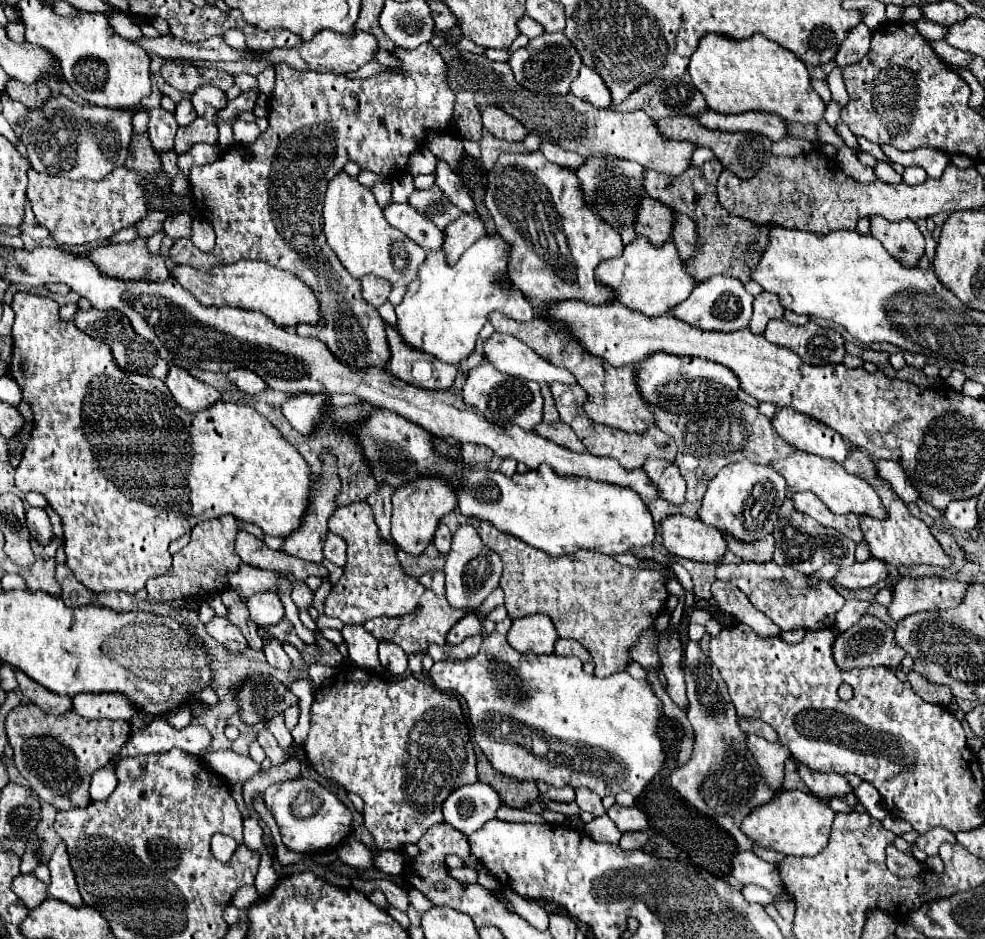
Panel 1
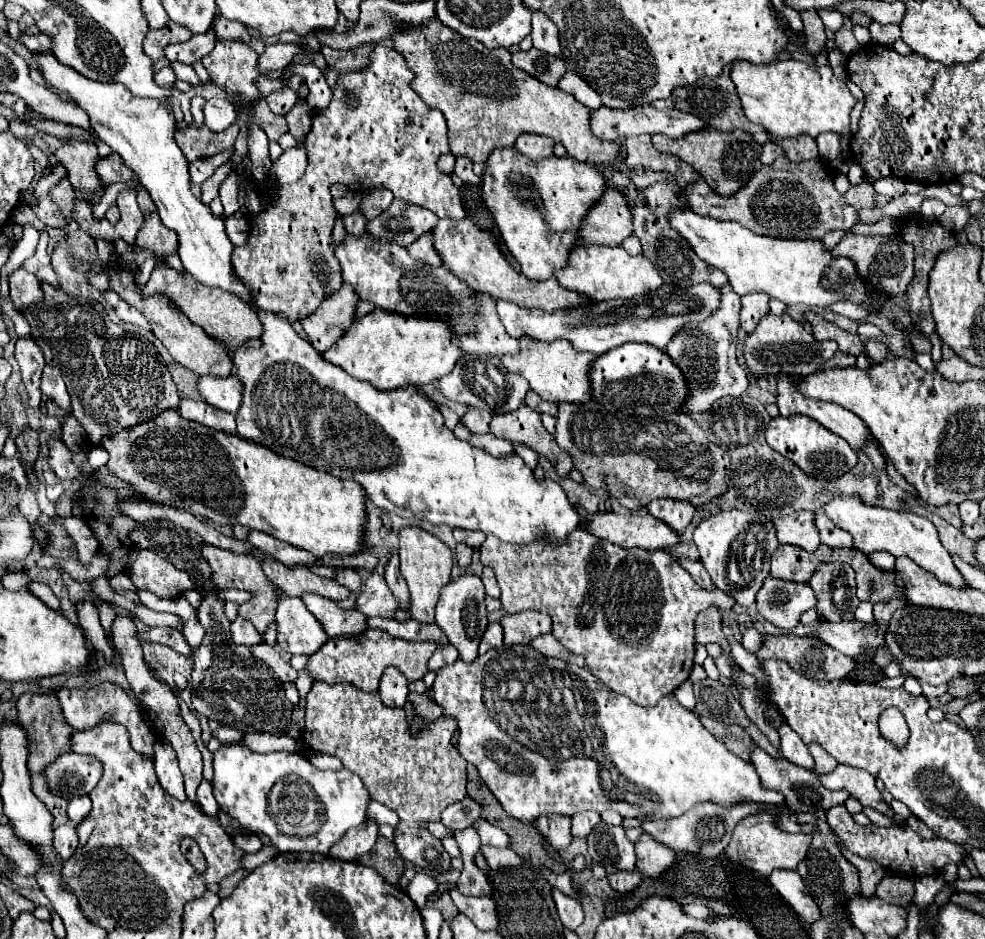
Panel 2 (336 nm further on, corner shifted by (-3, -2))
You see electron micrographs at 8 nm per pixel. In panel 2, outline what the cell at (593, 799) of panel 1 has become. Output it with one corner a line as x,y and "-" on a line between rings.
594,811
576,813
576,815
572,815
572,835
574,837
586,837
596,823
600,823
598,813
594,813

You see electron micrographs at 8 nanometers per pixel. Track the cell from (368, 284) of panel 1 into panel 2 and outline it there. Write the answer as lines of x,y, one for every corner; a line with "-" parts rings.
344,283
340,291
332,295
332,299
326,299
322,303
316,315
310,315
302,321
302,327
318,353
324,353
332,343
336,343
338,337
342,337
354,325
358,303
360,297
354,287

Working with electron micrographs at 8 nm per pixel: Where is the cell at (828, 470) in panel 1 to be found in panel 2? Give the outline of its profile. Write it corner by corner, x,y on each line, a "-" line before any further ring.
836,495
830,503
822,505
820,511
830,521
834,521
840,529
850,531
854,535
854,547
864,551
866,555
870,555
872,551
888,551
894,557
908,555
920,567
934,573
940,581
950,583
954,587
964,587
966,585
960,571
956,569
950,553
940,543
940,537
938,537
938,531
936,531
934,523
928,521
926,517
920,517
920,515
914,515
914,513
908,513
908,511
872,507
872,505
864,503
858,495
850,495
850,497

